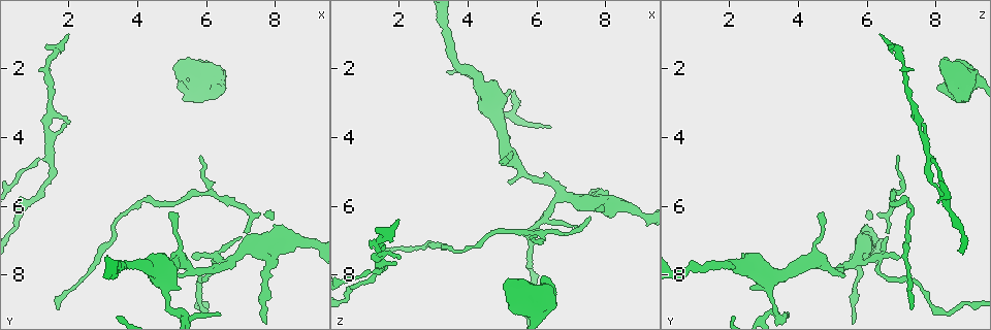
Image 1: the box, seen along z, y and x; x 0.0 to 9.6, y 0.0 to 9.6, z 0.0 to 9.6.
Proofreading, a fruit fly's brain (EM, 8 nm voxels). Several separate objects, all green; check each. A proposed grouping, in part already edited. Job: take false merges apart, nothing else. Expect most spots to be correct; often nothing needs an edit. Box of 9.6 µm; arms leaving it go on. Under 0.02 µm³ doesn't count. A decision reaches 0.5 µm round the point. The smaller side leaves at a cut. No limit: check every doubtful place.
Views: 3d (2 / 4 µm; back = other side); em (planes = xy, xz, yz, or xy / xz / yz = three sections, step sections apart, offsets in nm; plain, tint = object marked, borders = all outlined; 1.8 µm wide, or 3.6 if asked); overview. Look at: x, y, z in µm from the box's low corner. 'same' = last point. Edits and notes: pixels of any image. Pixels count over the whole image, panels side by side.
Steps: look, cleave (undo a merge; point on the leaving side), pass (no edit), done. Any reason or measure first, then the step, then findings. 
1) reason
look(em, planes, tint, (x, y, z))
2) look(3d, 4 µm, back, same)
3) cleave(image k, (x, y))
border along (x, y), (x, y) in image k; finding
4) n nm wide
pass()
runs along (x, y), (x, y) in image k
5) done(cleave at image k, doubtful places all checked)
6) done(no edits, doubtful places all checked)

a narrow waist
look(em, planes, plain, (1.35, 1.90, 7.00))

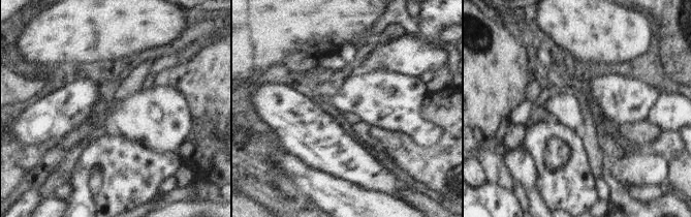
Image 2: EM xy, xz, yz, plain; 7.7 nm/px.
look(em, planes, tint, same)

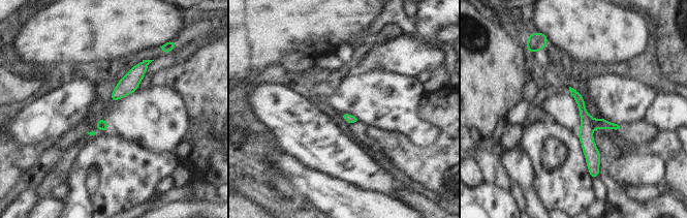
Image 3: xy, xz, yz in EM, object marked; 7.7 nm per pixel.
70 nm wide
pass()
continuous, no second cell

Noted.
two arms in line, one across
look(3d, 4 µm, back, (1.45, 4.60, 7.75))

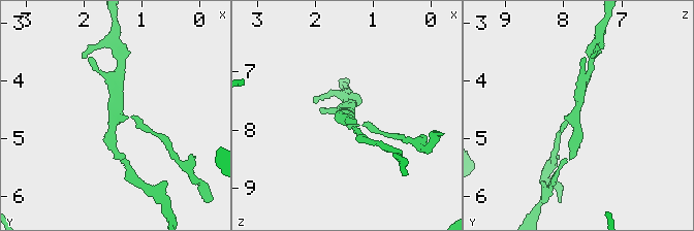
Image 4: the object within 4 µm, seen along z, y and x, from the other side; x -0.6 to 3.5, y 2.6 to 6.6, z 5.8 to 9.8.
3 arms; need the tissue
look(em, xy, step 16, tint, (1.45, 4.55, 7.80))

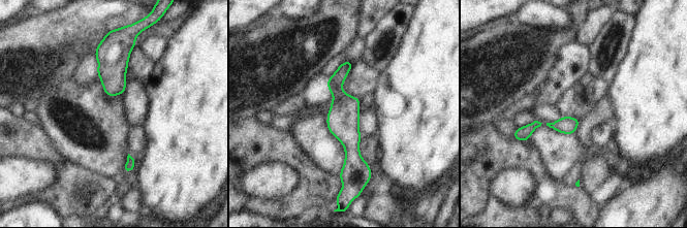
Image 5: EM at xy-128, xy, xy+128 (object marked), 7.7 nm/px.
look(em, planes, tint, same)

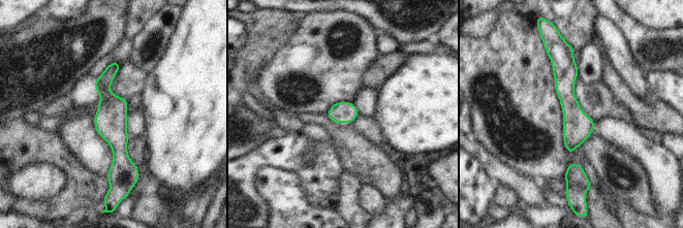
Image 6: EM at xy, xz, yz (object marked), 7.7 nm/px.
160 nm wide
pass()
runs along (116, 64), (105, 95), (117, 175) in image 6; one cell here

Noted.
two arms in line, one across
look(3d, 2 µm, (6.60, 7.70, 5.70))

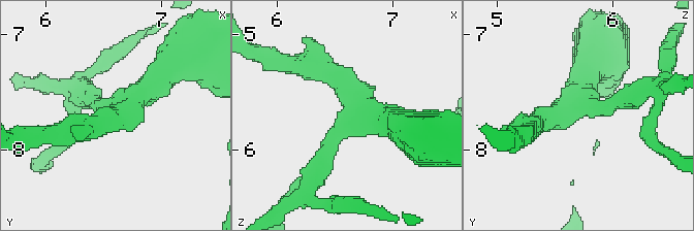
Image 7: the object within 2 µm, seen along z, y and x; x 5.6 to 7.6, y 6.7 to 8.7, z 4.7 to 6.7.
3 arms; now the EM
look(em, planes, tint, (6.66, 7.64, 5.64))

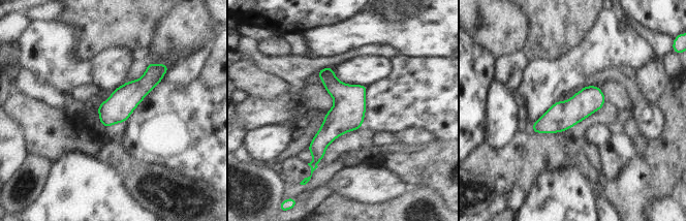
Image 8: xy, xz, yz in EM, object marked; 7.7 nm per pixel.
pass()
runs along (330, 69), (339, 120), (313, 163) in image 8; continuous, no second cell

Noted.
done(no edits, doubtful places all checked)

